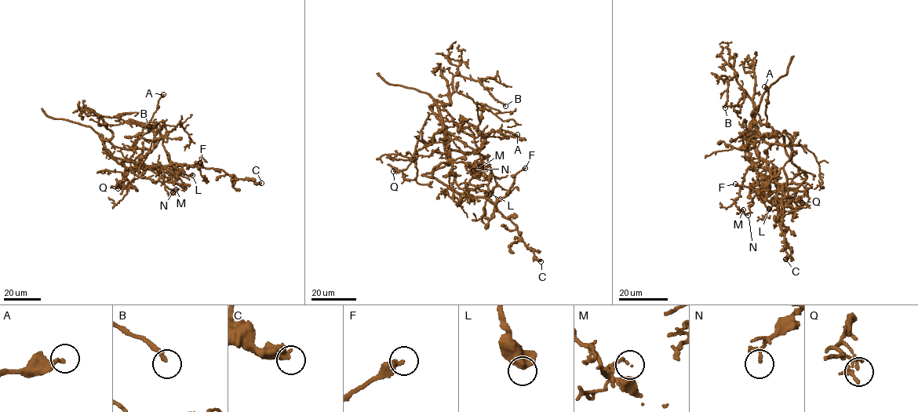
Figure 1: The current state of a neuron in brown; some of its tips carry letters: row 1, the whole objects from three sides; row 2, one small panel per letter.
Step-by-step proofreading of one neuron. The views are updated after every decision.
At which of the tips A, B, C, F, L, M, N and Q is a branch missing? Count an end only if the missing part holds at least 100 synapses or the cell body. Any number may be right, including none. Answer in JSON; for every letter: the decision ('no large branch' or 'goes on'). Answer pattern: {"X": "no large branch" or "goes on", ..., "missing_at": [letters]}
{"A": "no large branch", "B": "no large branch", "C": "no large branch", "F": "no large branch", "L": "no large branch", "M": "no large branch", "N": "no large branch", "Q": "no large branch", "missing_at": []}

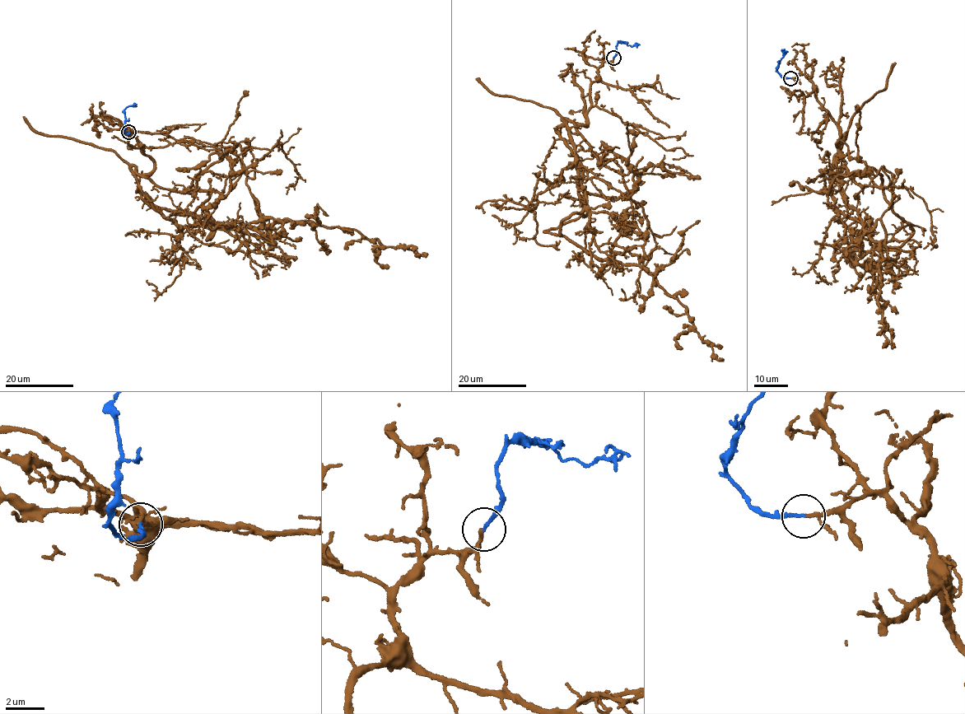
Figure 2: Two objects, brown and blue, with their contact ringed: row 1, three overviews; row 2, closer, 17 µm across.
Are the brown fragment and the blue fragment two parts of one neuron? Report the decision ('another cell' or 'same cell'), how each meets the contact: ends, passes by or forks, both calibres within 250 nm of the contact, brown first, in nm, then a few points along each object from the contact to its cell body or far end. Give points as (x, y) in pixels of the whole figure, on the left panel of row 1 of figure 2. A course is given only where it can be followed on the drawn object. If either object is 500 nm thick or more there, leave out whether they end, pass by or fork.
same cell; brown passes by; blue ends there; 130 nm thick on the brown side, 160 nm on the other; brown runs (128, 132), (153, 159), (135, 174), (158, 207), (227, 229), (346, 228), (428, 254); blue runs (128, 132), (128, 134), (123, 131), (125, 108), (134, 105), (134, 102)

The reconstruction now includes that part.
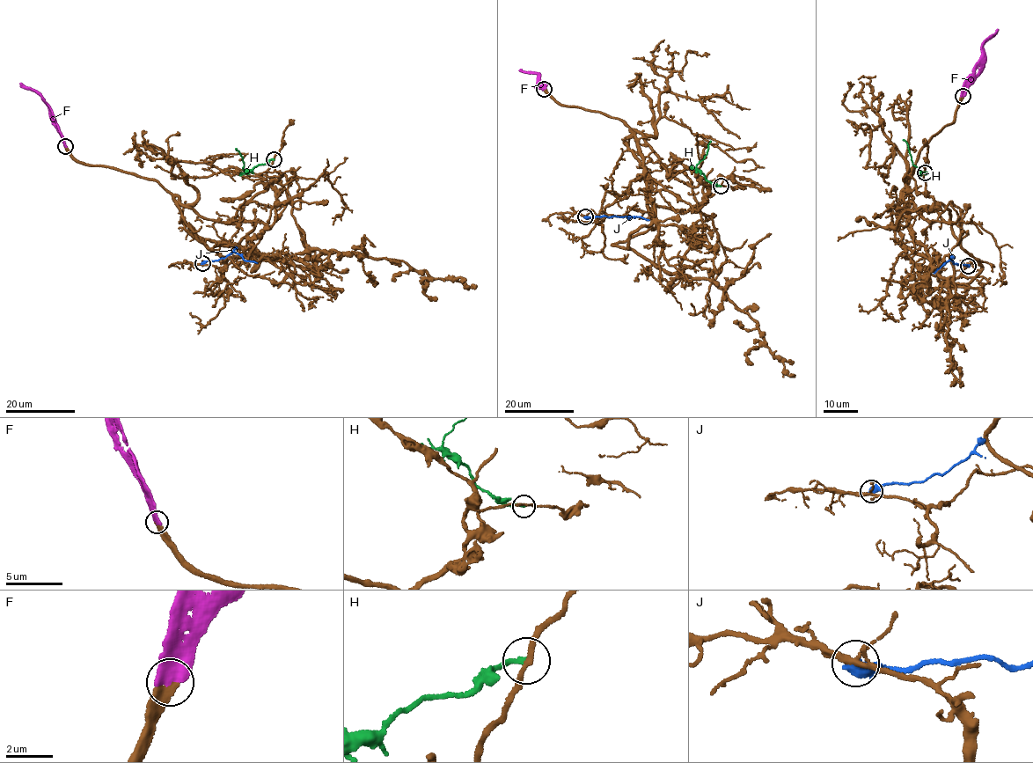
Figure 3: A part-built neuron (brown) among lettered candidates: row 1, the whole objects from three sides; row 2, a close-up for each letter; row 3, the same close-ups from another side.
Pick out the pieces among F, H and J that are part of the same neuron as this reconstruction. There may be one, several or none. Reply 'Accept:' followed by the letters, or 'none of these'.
Accept: F

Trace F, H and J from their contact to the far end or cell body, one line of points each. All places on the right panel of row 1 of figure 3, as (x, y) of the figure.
F: (963, 96), (966, 78), (978, 61), (985, 43), (998, 29)
H: (925, 172), (920, 173), (912, 165), (903, 139)
J: (968, 266), (956, 265), (950, 259), (934, 274)

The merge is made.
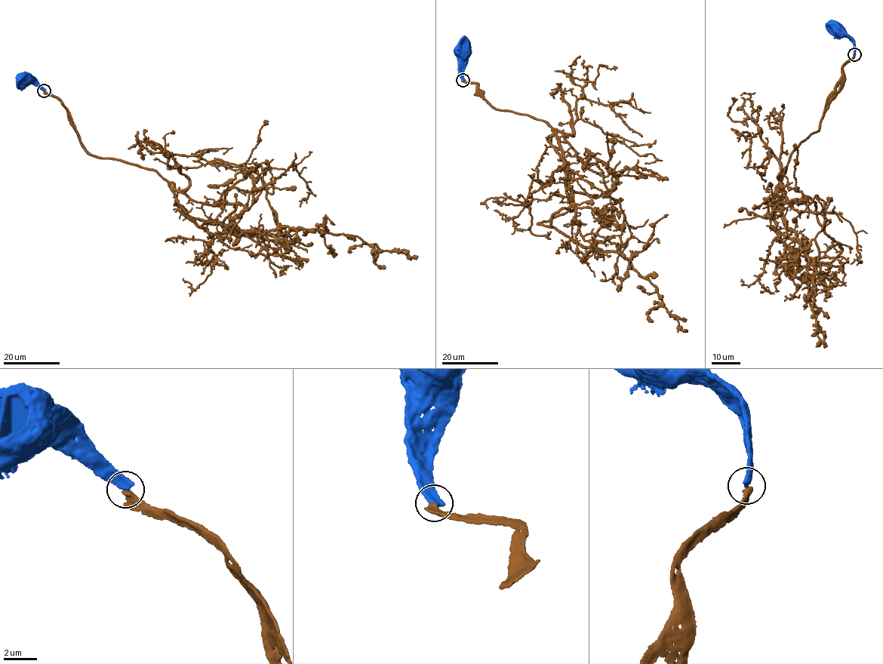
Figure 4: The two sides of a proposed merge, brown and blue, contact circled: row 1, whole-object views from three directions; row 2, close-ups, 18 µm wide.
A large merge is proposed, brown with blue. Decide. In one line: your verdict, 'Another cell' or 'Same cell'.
Another cell

